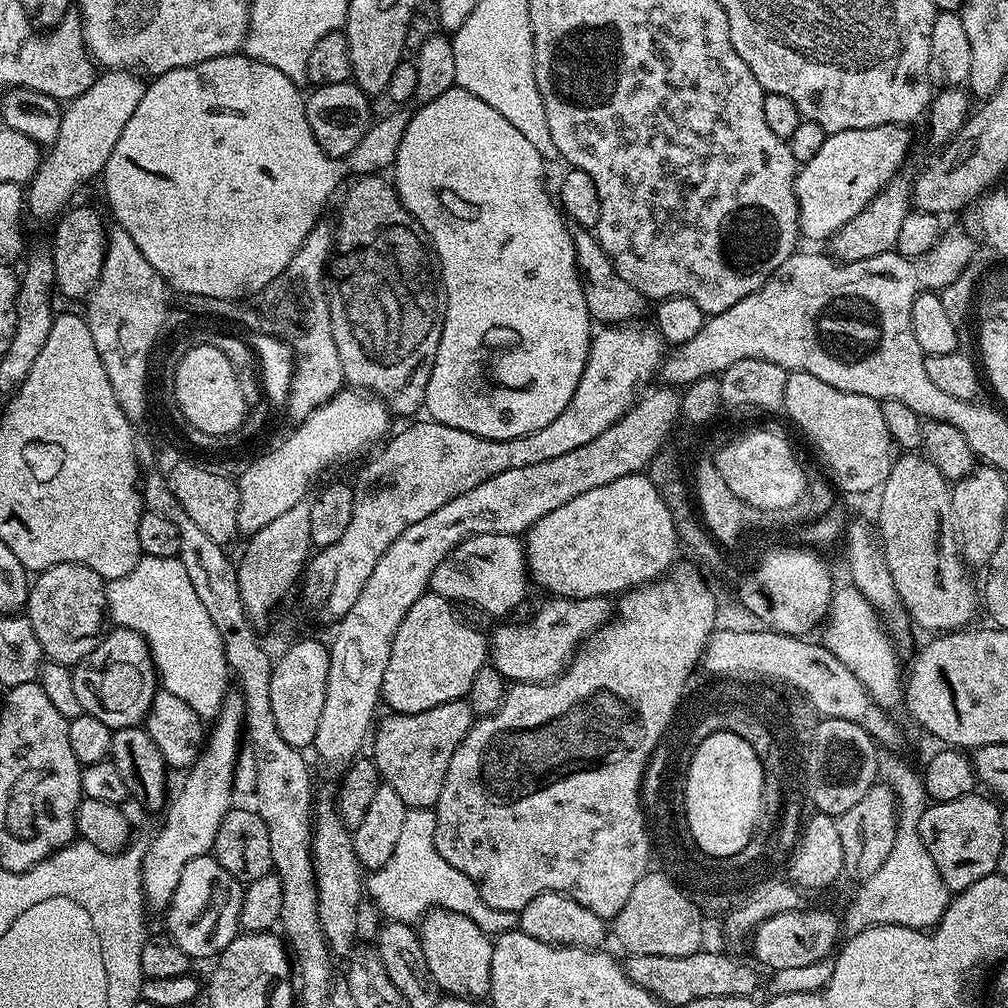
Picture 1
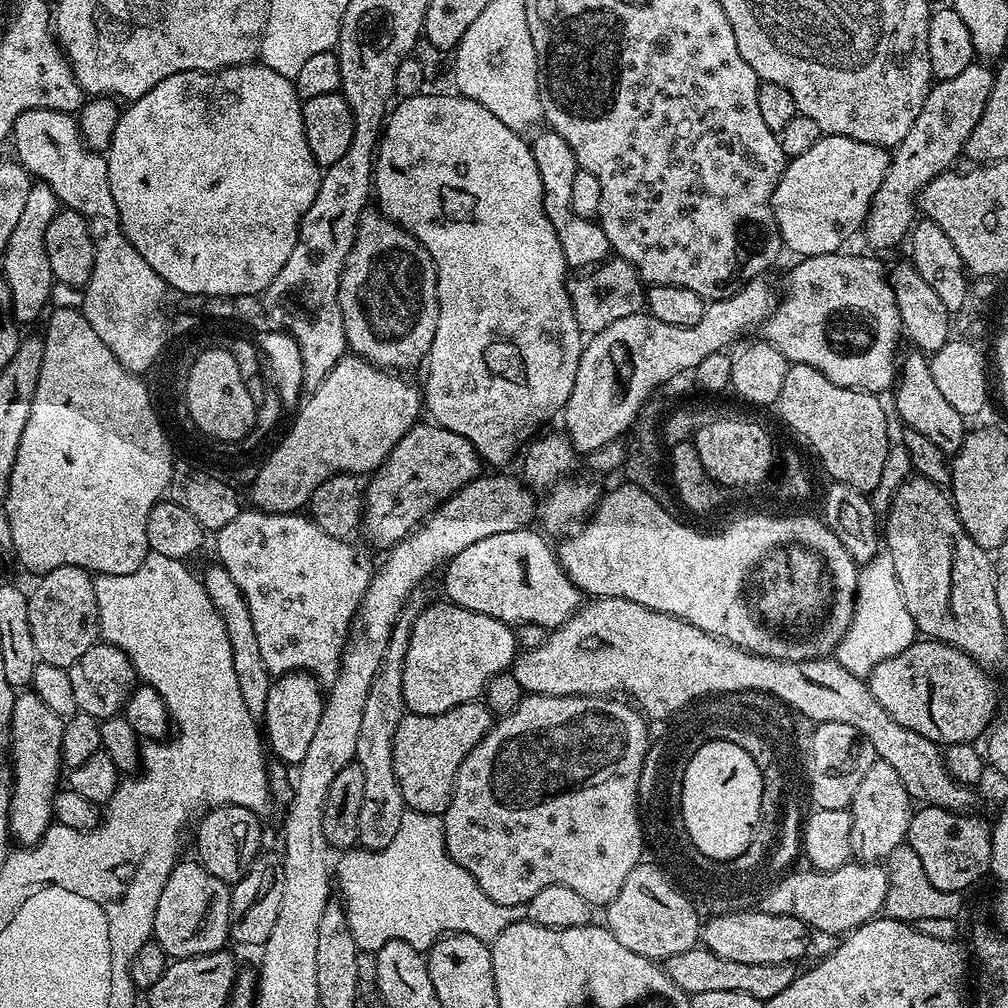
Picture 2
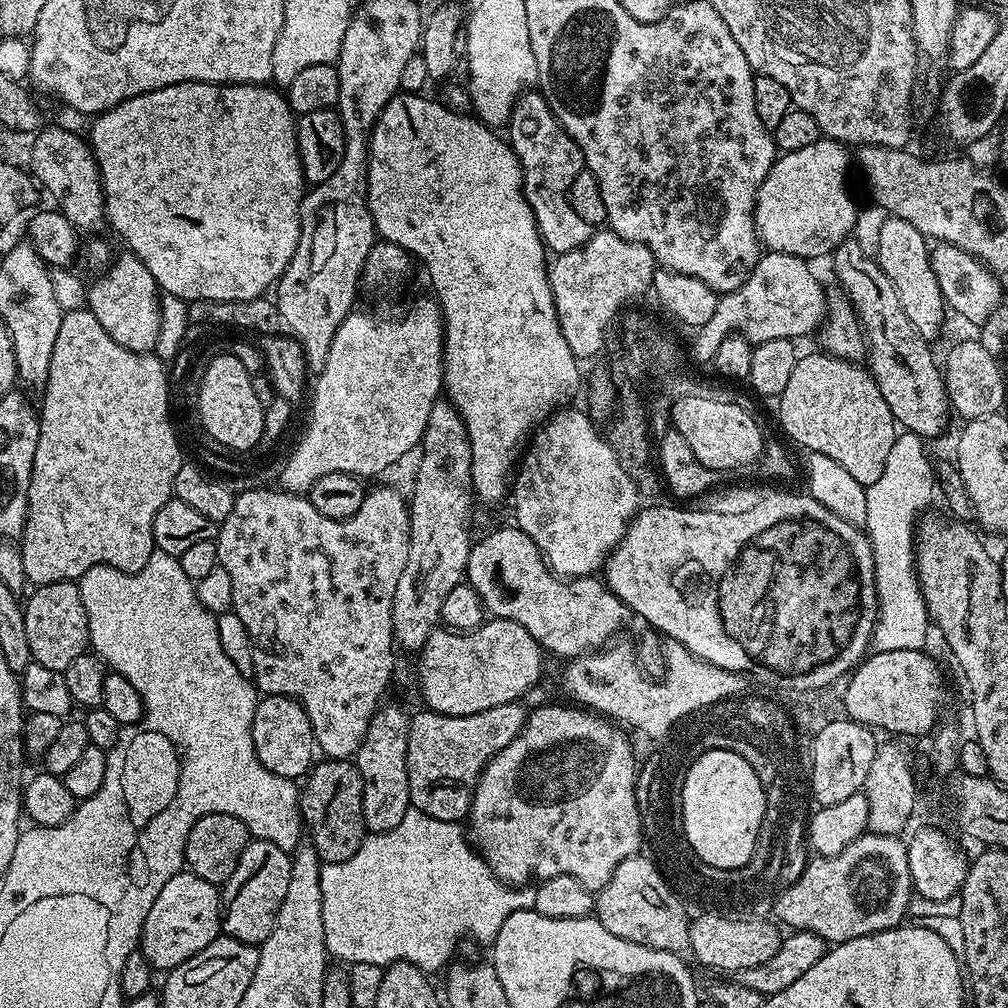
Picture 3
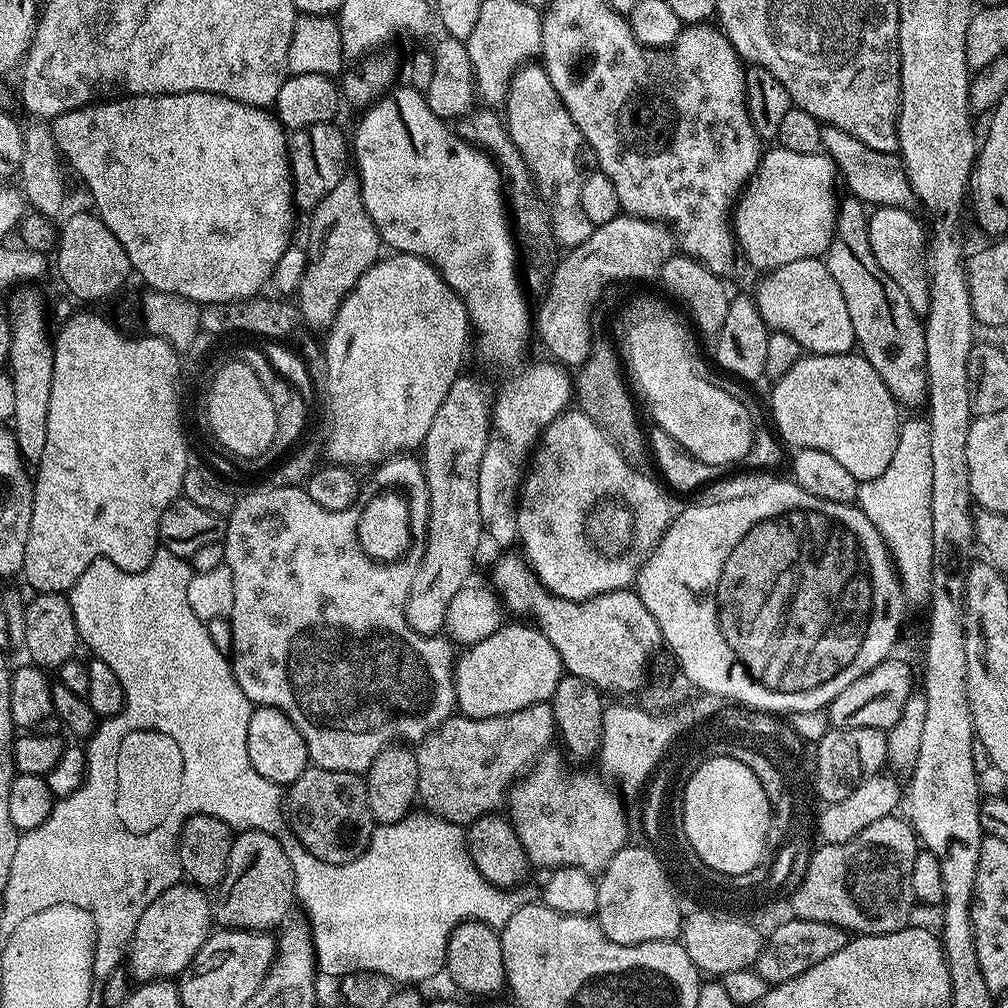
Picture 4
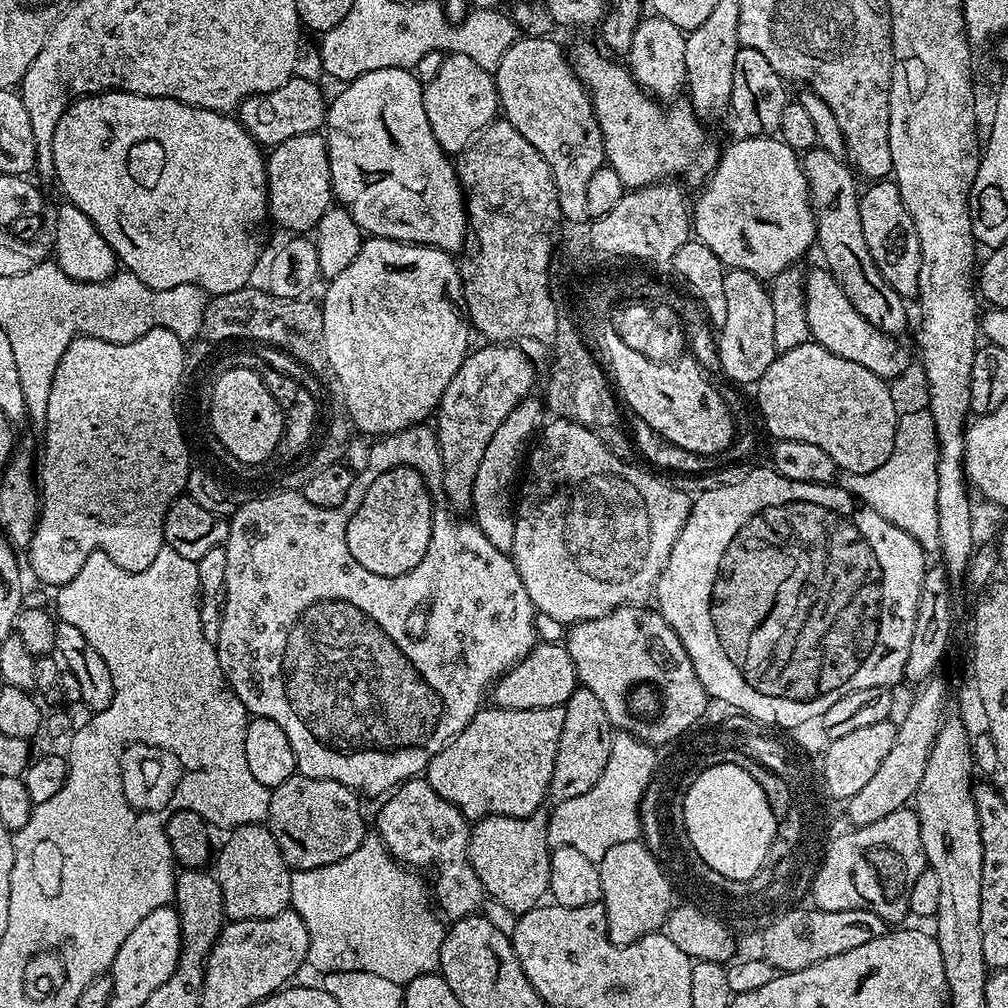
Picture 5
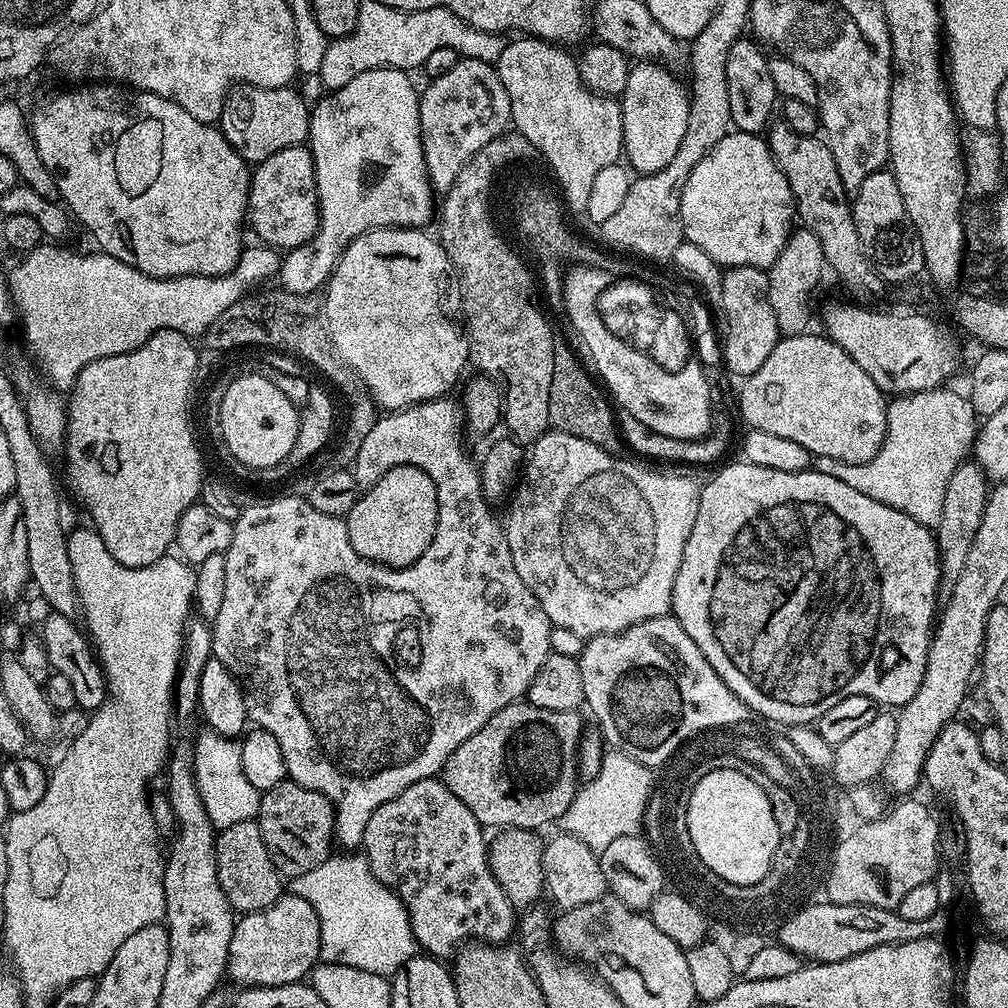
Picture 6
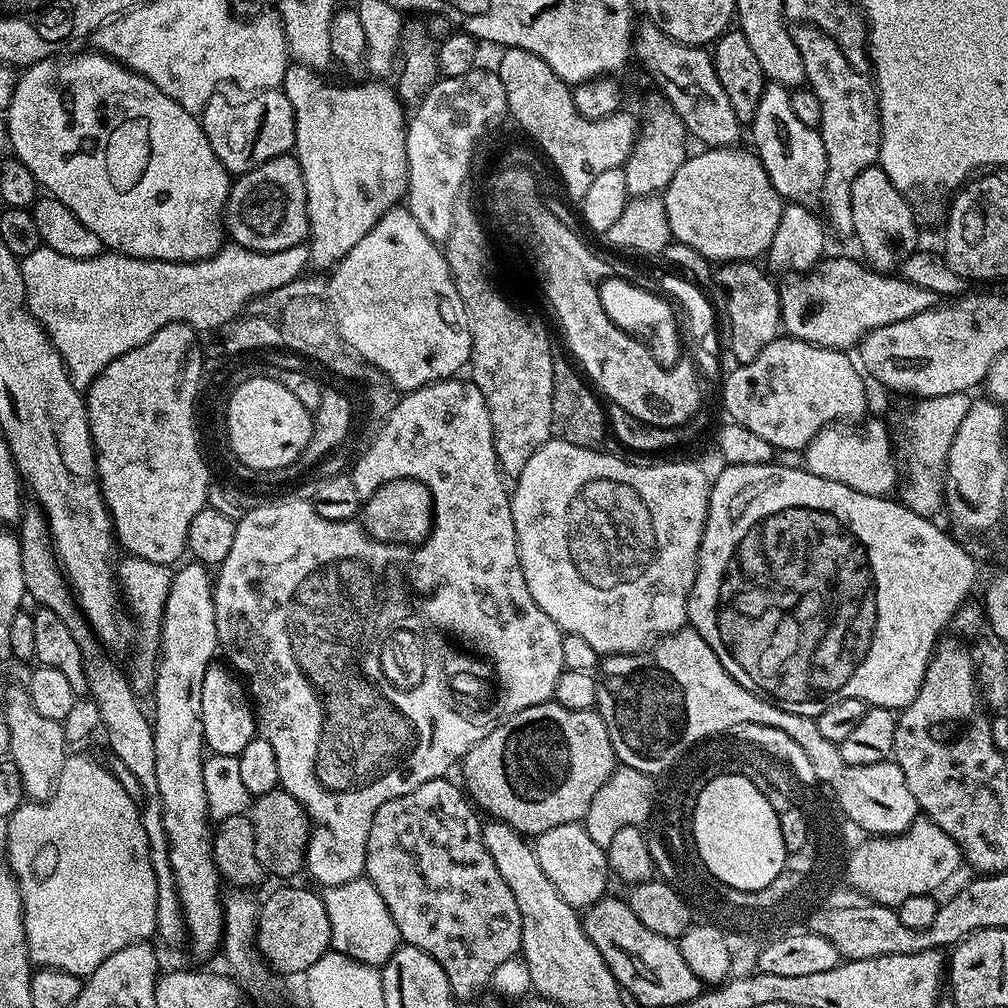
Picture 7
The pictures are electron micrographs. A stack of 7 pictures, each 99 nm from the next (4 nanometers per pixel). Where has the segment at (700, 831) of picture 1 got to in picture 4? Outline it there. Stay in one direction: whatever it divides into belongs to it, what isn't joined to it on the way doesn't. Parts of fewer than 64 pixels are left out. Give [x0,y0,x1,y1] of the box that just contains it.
[684,756,772,872]

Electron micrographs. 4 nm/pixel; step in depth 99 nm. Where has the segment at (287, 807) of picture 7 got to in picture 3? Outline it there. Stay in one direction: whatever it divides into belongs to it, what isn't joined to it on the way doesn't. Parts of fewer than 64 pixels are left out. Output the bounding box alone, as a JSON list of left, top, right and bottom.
[300,758,366,864]

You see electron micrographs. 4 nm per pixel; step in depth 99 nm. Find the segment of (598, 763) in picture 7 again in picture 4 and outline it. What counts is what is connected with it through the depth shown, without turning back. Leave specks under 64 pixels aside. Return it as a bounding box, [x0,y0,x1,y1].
[416,702,556,825]

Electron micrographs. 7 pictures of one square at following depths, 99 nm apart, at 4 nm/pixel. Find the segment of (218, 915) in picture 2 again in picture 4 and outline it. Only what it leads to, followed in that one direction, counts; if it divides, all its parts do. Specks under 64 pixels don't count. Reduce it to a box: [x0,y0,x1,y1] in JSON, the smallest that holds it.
[126,882,214,982]

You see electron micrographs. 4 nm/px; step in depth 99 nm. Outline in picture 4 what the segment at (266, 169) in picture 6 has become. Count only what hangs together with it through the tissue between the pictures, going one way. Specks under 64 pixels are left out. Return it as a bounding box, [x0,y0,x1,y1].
[288,123,350,210]

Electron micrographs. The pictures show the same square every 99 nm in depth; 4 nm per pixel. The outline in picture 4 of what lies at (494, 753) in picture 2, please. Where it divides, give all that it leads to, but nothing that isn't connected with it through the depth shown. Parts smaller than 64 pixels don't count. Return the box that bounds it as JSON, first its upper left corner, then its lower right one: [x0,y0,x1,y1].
[507,751,629,874]

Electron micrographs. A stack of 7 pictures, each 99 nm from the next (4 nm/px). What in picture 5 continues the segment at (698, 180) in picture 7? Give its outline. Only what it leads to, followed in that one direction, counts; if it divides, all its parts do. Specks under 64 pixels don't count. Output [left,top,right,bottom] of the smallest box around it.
[690,136,816,278]

